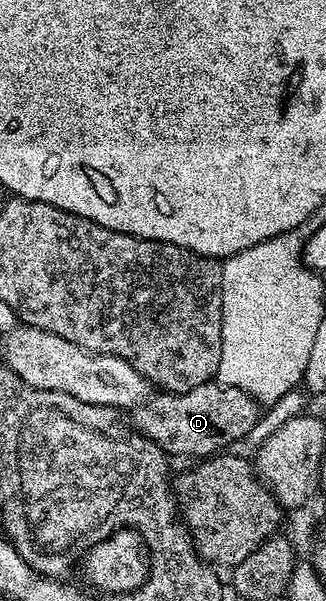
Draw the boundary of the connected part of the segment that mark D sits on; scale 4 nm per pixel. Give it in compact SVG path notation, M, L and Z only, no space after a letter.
M213 379L202 383L202 387L194 387L185 393L165 393L163 391L149 396L148 400L142 405L137 405L131 414L130 421L134 426L135 432L142 434L143 437L150 439L163 453L168 454L169 458L192 457L191 459L207 459L217 451L225 447L232 447L232 444L243 442L250 431L260 421L262 416L262 406L246 391L238 387L222 385L219 381Z

